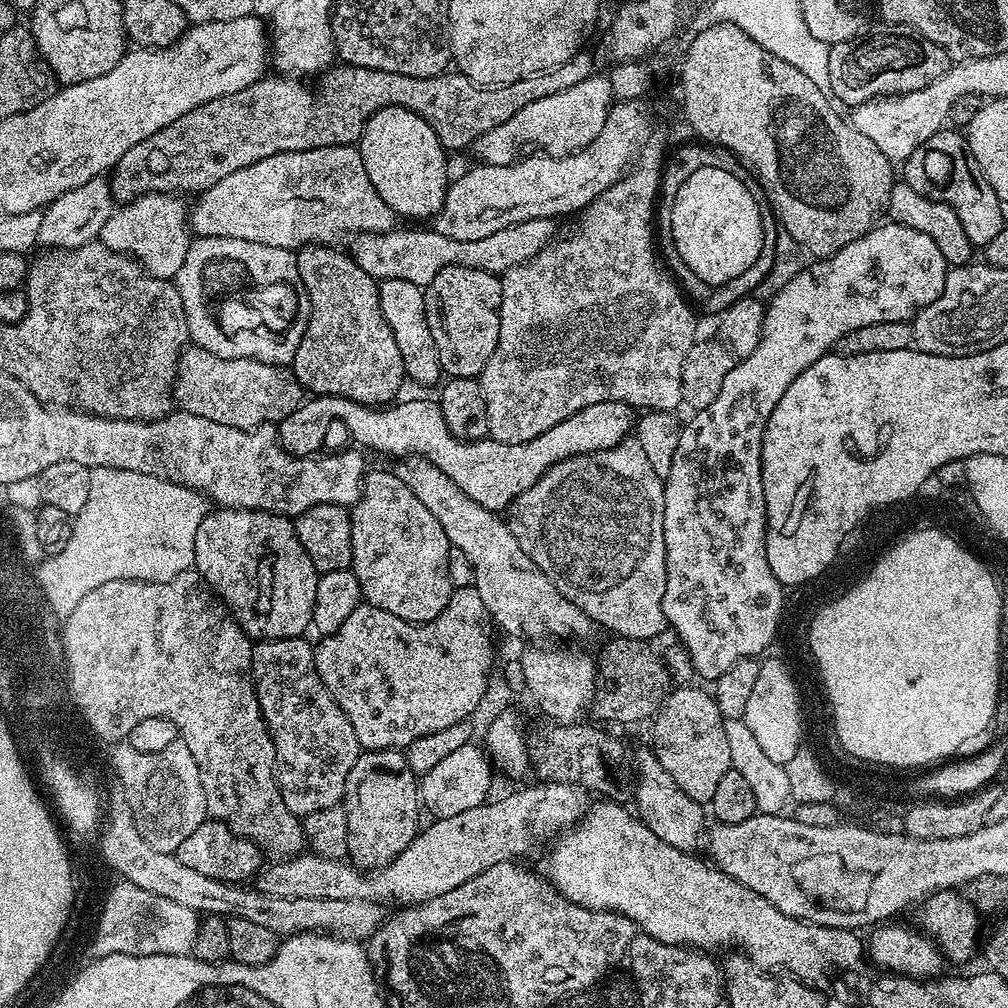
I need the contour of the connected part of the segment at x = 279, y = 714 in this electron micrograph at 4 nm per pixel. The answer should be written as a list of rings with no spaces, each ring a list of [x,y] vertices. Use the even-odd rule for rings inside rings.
[[[304,636],[262,640],[252,650],[252,681],[256,684],[256,697],[260,700],[264,721],[272,733],[276,751],[276,781],[282,802],[286,802],[286,810],[301,818],[314,814],[314,810],[326,810],[326,806],[343,801],[346,778],[350,770],[354,770],[354,762],[358,762],[362,751],[358,734],[354,734],[354,726],[350,726],[350,718],[342,714],[338,702],[334,702],[330,690],[326,690],[318,674],[315,653],[313,641]]]

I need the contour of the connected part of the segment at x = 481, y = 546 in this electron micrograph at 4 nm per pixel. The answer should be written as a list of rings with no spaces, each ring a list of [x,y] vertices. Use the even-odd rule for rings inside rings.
[[[423,458],[395,465],[394,471],[406,486],[438,518],[442,530],[446,530],[446,538],[451,547],[462,550],[466,558],[470,558],[470,566],[474,566],[474,587],[482,594],[482,602],[486,602],[486,610],[490,610],[492,623],[497,629],[509,632],[512,636],[529,636],[532,642],[544,642],[547,636],[588,636],[594,631],[592,619],[578,606],[574,606],[563,594],[542,574],[542,570],[518,546],[518,538],[508,528],[507,519],[497,513],[486,510],[486,506],[478,506],[474,498],[470,498],[438,466],[434,466]]]

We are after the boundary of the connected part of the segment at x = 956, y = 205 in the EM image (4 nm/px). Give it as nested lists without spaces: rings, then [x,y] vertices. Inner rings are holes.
[[[941,130],[935,132],[908,160],[903,161],[903,183],[908,184],[918,194],[931,200],[941,200],[954,214],[958,214],[966,236],[973,246],[989,244],[1006,226],[1006,218],[1002,214],[1002,206],[998,206],[998,194],[994,194],[994,186],[986,182],[986,174],[982,174],[982,166],[974,158],[967,139],[959,131]]]

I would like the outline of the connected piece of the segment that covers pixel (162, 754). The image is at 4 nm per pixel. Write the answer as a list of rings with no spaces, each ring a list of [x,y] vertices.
[[[178,738],[170,742],[166,750],[158,750],[158,754],[142,754],[142,750],[134,750],[134,746],[126,742],[117,743],[113,748],[116,748],[112,752],[115,783],[126,794],[138,834],[142,834],[154,850],[176,853],[178,846],[182,846],[208,816],[198,762],[194,762],[190,749]]]

